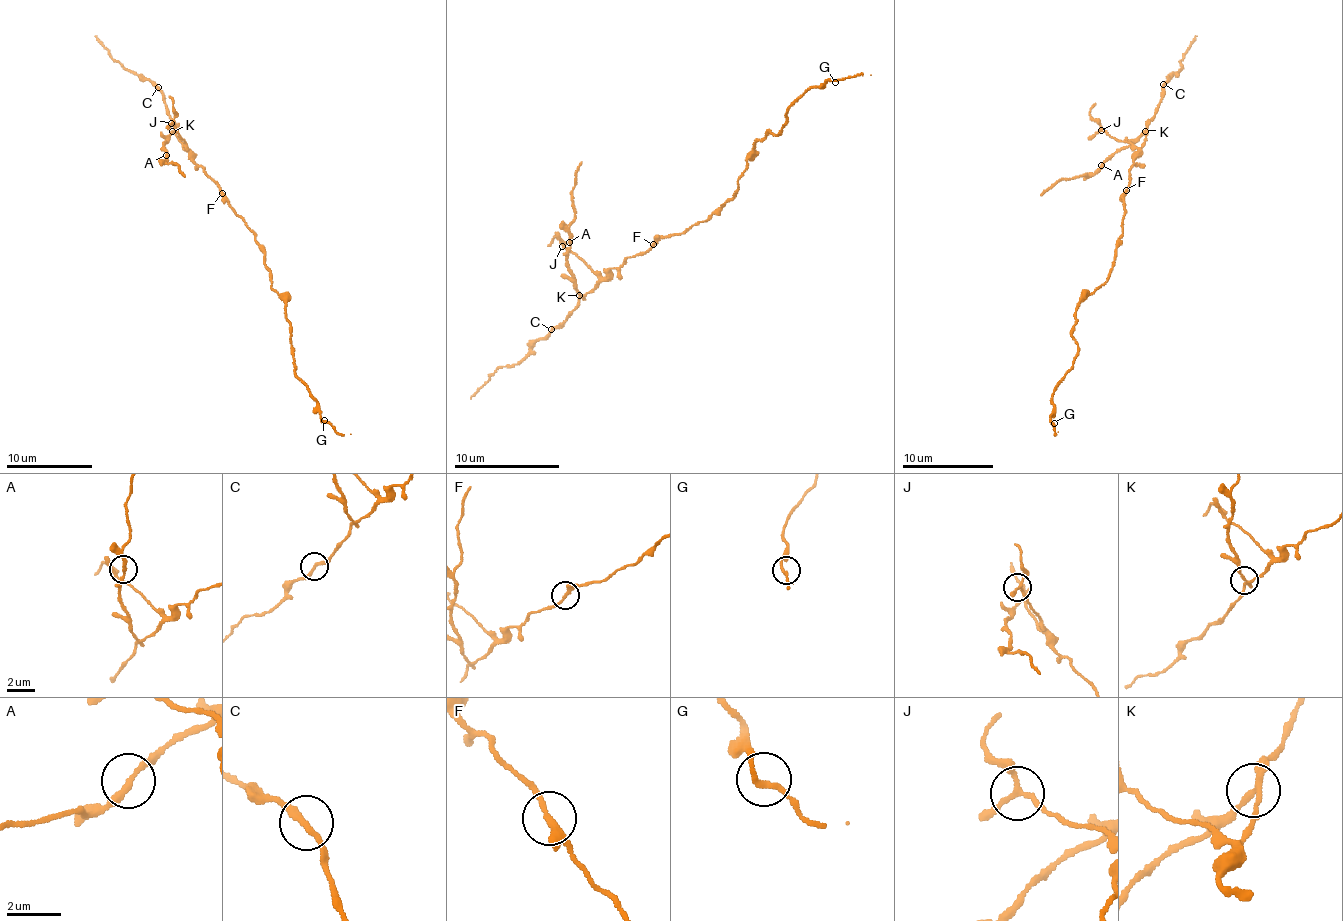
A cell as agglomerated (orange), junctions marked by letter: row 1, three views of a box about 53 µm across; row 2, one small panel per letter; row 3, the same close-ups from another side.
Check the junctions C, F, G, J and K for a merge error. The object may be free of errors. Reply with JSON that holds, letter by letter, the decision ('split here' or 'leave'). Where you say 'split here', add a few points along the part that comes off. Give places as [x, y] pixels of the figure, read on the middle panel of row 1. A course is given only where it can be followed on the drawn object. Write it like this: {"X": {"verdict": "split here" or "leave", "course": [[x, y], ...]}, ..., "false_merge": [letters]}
{"C": {"verdict": "leave"}, "F": {"verdict": "leave"}, "G": {"verdict": "leave"}, "J": {"verdict": "leave"}, "K": {"verdict": "split here", "course": [[579, 294], [567, 260], [572, 242], [568, 229], [573, 219], [573, 189], [582, 162]]}, "false_merge": ["K"]}

